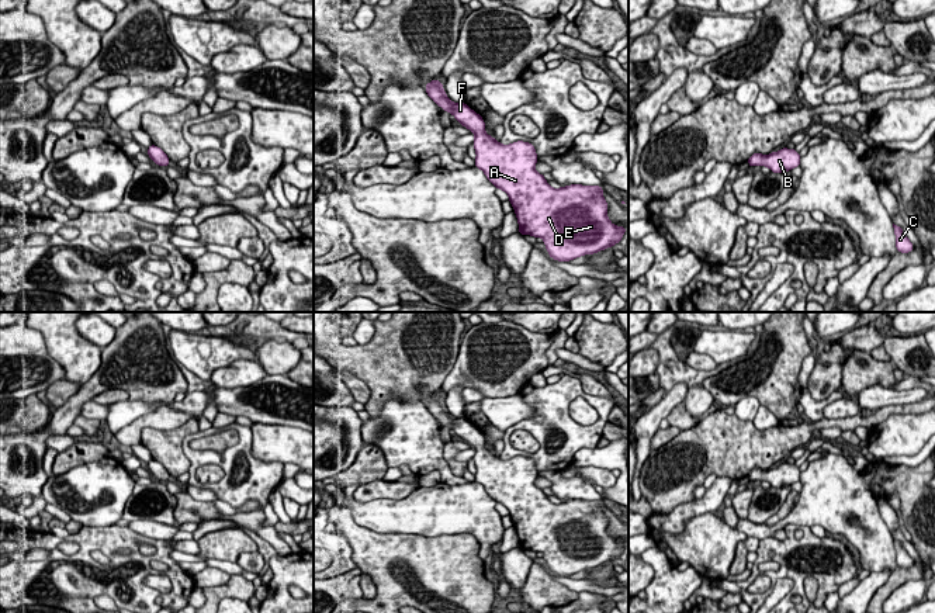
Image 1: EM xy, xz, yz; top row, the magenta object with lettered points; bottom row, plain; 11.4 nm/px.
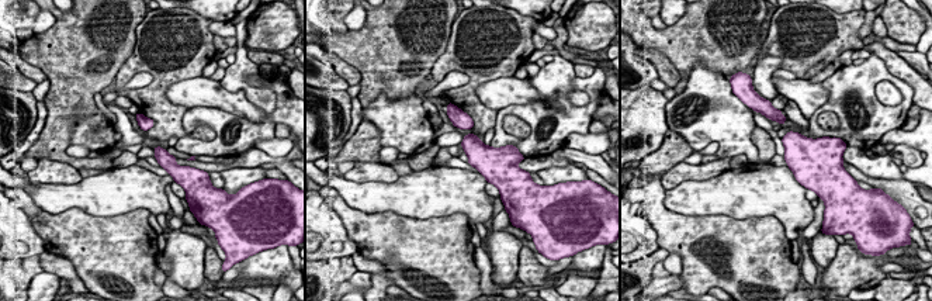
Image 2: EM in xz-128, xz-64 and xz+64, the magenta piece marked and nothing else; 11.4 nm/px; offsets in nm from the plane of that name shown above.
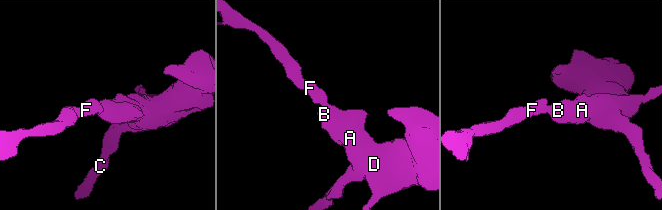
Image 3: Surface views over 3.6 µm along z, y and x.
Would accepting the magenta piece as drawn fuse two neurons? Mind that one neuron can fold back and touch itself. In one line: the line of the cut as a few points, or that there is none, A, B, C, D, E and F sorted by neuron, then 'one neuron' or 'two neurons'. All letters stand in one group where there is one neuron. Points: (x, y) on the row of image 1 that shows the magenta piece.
cut none; groups A B C D E F; one neuron

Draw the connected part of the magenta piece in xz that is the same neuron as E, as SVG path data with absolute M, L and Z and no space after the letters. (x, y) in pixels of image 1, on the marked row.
M439 79L427 83L425 89L436 105L453 114L463 127L475 134L472 142L477 152L475 167L481 169L496 188L509 195L517 217L520 235L543 238L550 257L558 262L569 262L583 254L593 254L620 243L627 228L616 226L607 218L609 205L599 184L572 184L557 190L550 187L544 176L534 170L539 157L533 143L517 141L510 145L502 145L496 142L495 138L485 134L485 122L481 115L465 103L449 100Z

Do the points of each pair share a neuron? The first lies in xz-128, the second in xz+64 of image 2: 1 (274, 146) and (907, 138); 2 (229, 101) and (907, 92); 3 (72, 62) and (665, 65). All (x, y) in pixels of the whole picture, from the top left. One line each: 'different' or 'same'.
1: same
2: different
3: different

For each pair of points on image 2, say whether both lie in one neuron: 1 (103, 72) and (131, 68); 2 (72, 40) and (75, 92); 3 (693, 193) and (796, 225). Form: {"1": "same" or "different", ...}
{"1": "different", "2": "same", "3": "same"}

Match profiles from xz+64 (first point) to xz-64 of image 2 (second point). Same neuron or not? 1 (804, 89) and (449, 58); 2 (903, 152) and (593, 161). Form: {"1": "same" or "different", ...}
{"1": "different", "2": "same"}

